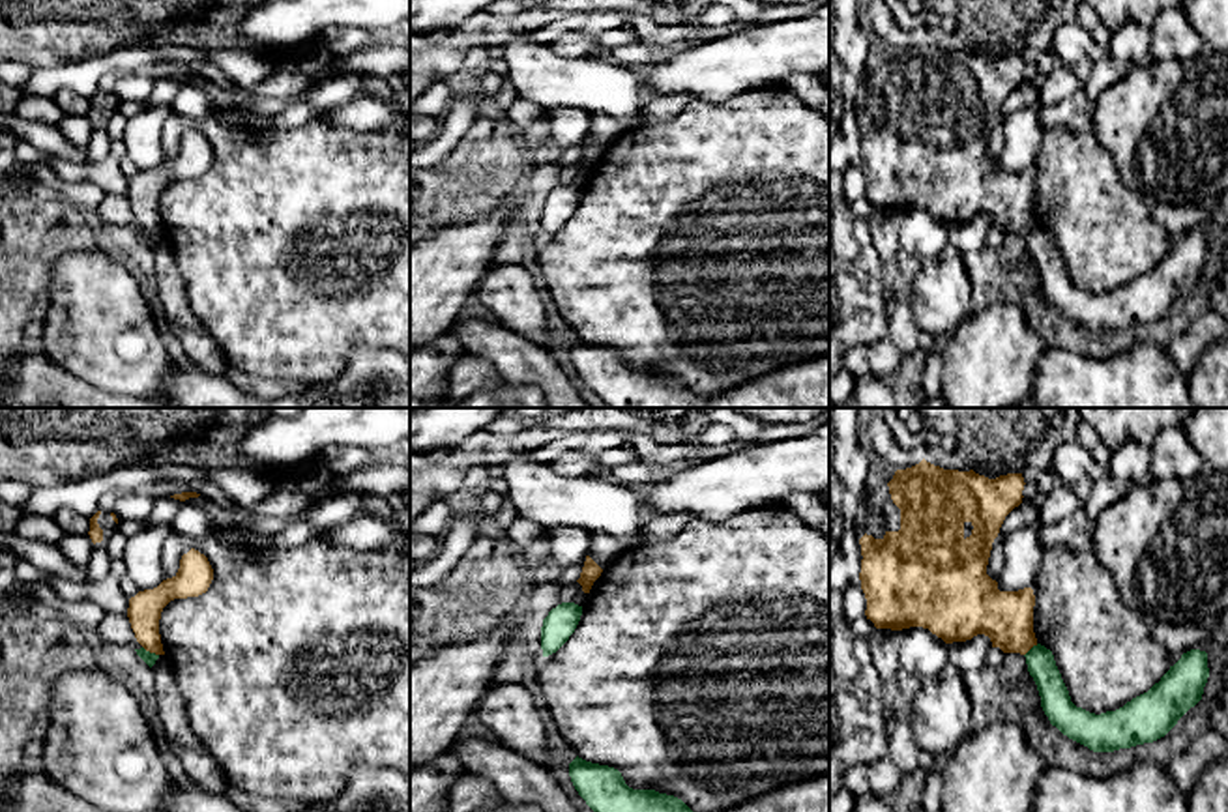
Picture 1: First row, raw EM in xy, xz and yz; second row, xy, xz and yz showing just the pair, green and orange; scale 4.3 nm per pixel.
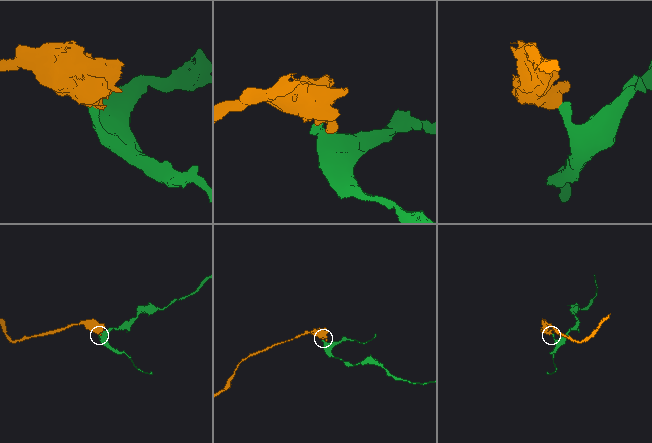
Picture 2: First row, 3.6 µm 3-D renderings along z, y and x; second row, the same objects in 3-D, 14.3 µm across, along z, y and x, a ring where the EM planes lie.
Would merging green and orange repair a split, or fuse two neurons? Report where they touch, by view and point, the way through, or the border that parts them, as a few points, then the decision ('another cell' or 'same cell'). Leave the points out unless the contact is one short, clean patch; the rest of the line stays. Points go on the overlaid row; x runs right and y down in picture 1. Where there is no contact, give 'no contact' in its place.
contact xy (148, 652); border xy (143, 646), (158, 655); another cell

